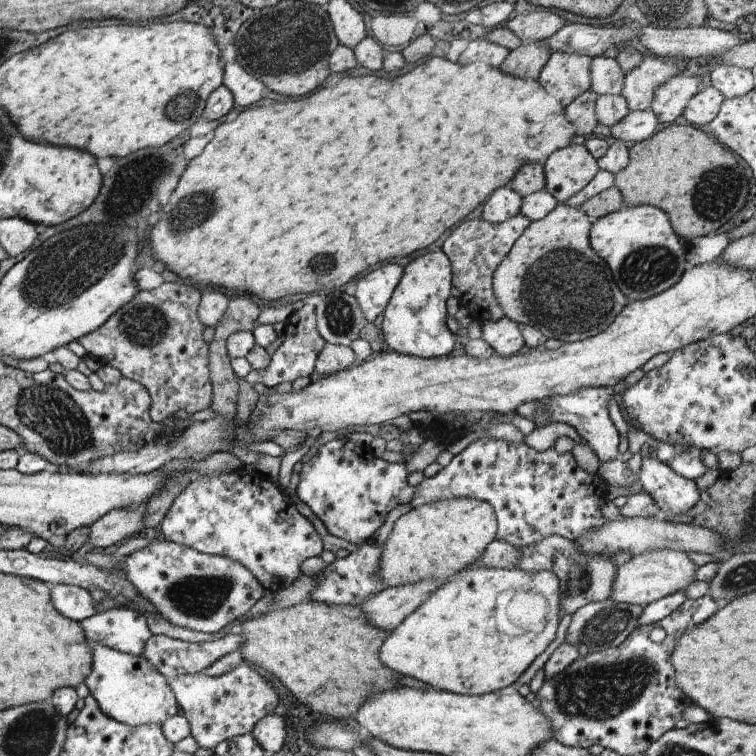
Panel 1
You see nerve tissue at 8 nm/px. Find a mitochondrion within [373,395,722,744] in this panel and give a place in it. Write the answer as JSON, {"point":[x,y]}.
{"point":[599,690]}

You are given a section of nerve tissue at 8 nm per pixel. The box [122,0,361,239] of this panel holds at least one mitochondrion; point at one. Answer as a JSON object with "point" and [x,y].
{"point":[288,44]}

